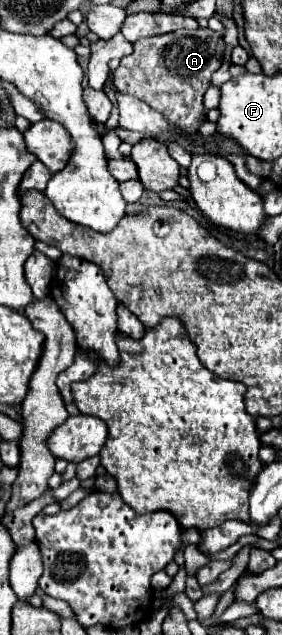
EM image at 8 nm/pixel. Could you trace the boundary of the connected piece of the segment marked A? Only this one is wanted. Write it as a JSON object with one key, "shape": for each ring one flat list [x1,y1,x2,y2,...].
{"shape":[[179,29,165,35,139,39,133,43,133,53,123,57,113,71,113,83,117,91,145,101,149,107,161,111,169,125,183,133,199,133,207,121,203,95,211,85,211,75,221,67,223,37,207,29]]}

